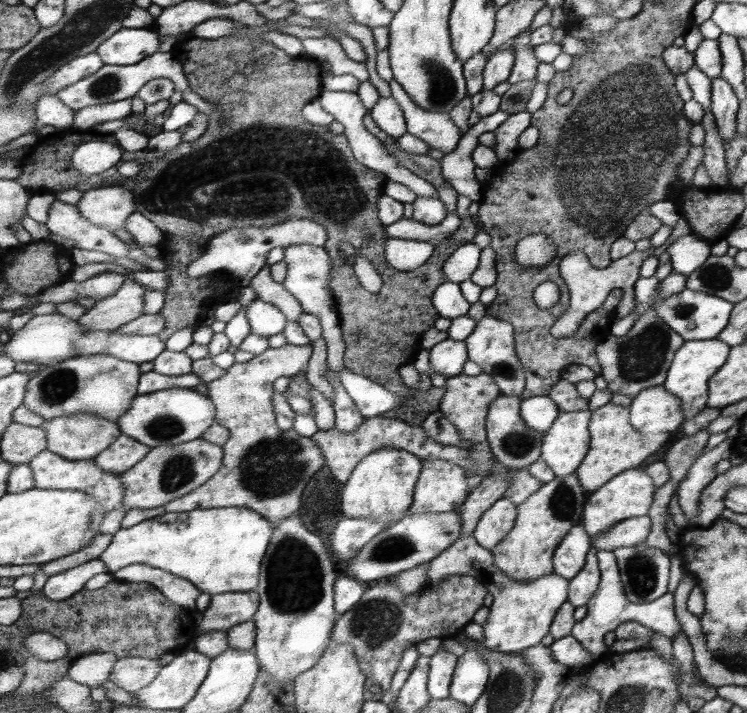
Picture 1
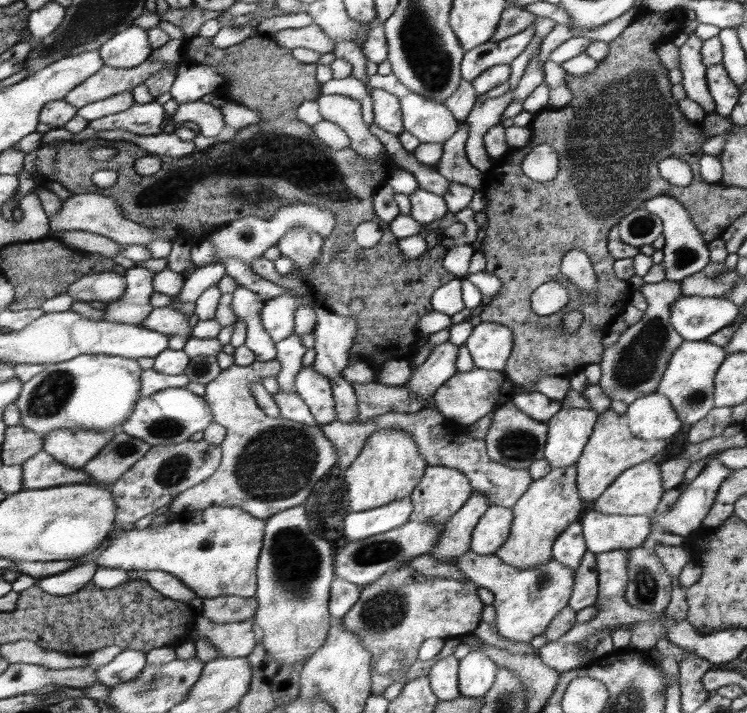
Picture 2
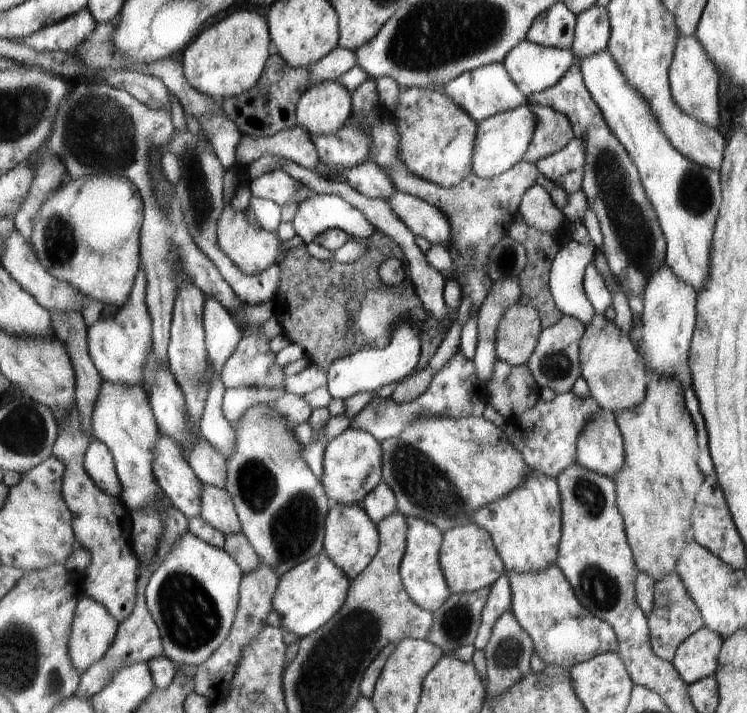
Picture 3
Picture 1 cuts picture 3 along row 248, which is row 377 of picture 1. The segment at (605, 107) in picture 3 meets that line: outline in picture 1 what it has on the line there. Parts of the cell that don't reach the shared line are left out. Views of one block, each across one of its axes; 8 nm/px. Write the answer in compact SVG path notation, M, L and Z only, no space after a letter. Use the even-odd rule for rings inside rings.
M712 338L709 340L683 341L683 344L680 344L674 352L662 385L668 393L678 398L684 420L693 418L701 409L706 407L707 379L725 362L729 349L730 346L724 342Z

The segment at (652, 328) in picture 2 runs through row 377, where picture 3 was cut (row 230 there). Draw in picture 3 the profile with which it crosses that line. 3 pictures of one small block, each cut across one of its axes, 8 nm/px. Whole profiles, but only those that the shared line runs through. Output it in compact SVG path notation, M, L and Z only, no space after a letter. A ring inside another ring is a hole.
M574 62L569 66L564 76L551 88L528 96L527 104L549 106L562 112L572 123L573 136L585 150L580 189L586 198L587 208L591 208L597 217L605 262L621 292L625 296L631 294L642 299L649 276L659 270L664 262L665 241L635 164L629 160L628 154L605 124L601 111L583 84L577 64Z

